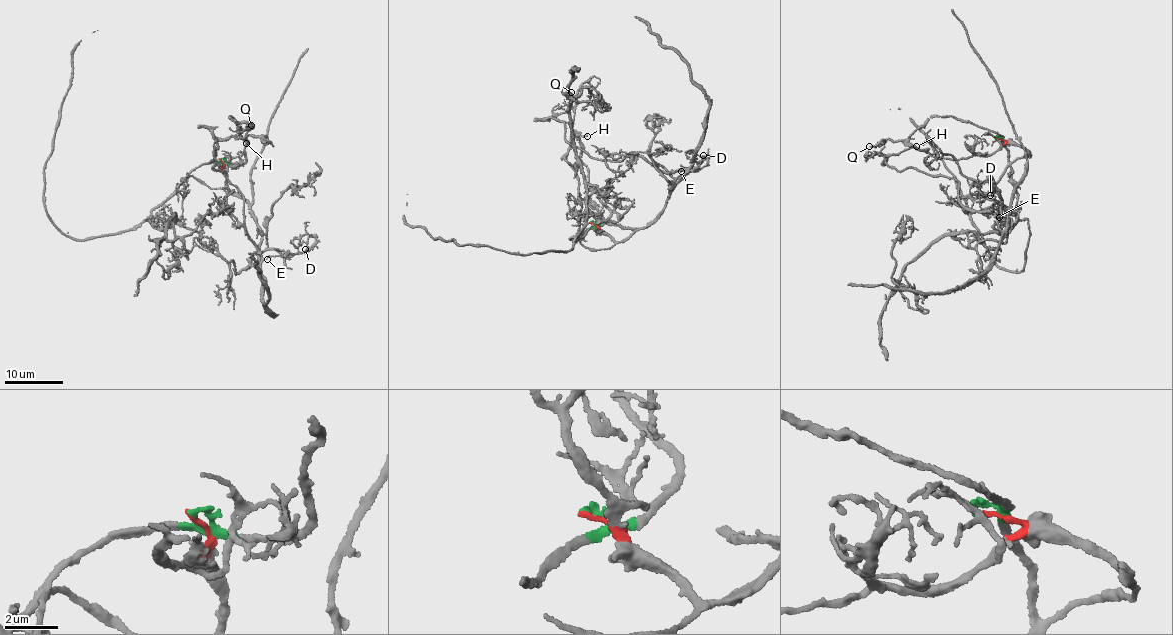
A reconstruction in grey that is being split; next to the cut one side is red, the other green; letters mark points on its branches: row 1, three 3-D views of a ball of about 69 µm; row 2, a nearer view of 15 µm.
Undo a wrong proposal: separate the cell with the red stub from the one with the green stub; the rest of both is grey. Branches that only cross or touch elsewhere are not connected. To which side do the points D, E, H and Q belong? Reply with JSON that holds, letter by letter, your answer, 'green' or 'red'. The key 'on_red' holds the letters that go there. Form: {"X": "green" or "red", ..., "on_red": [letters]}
{"D": "red", "E": "red", "H": "green", "Q": "green", "on_red": ["D", "E"]}

